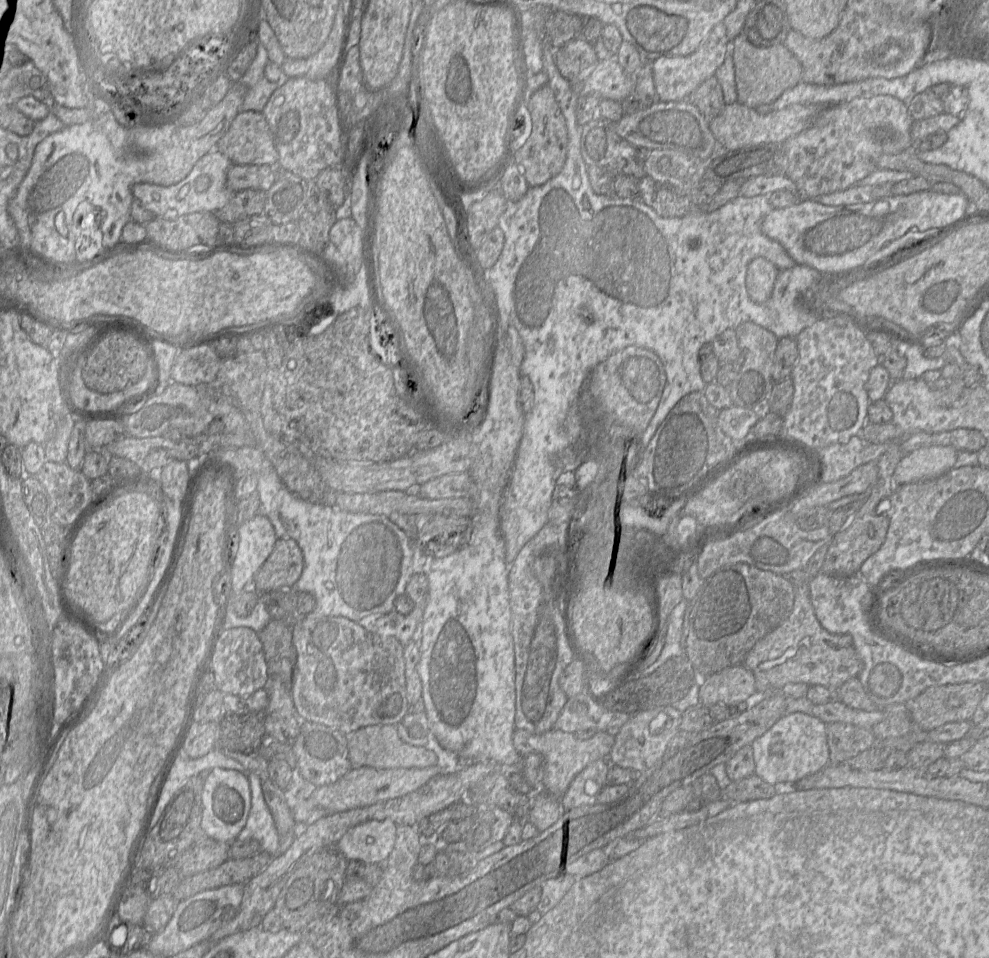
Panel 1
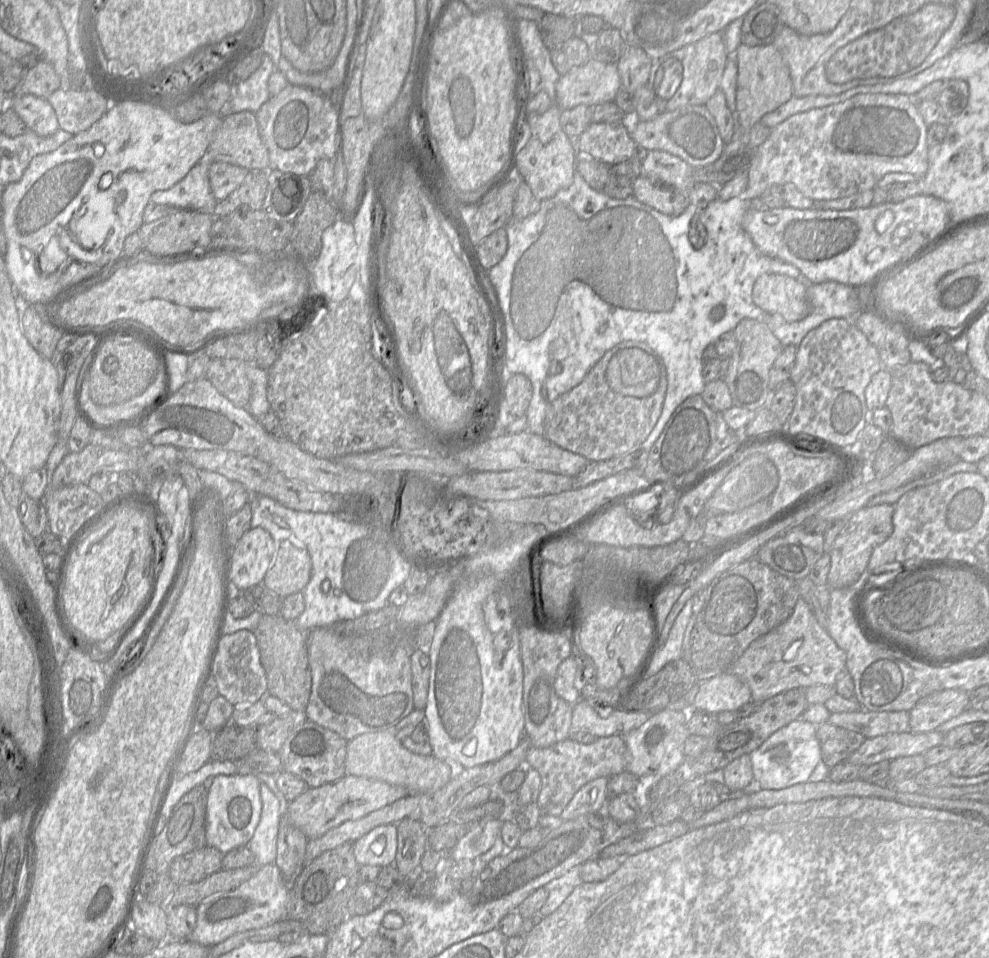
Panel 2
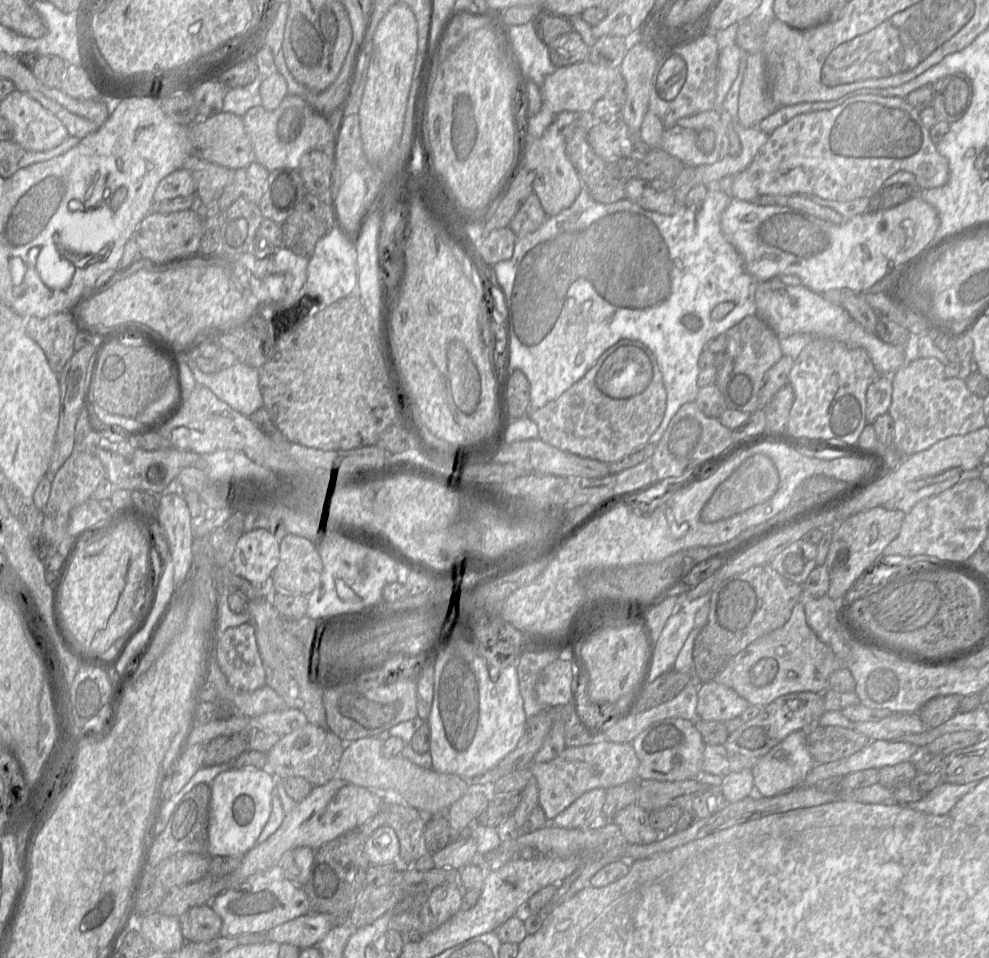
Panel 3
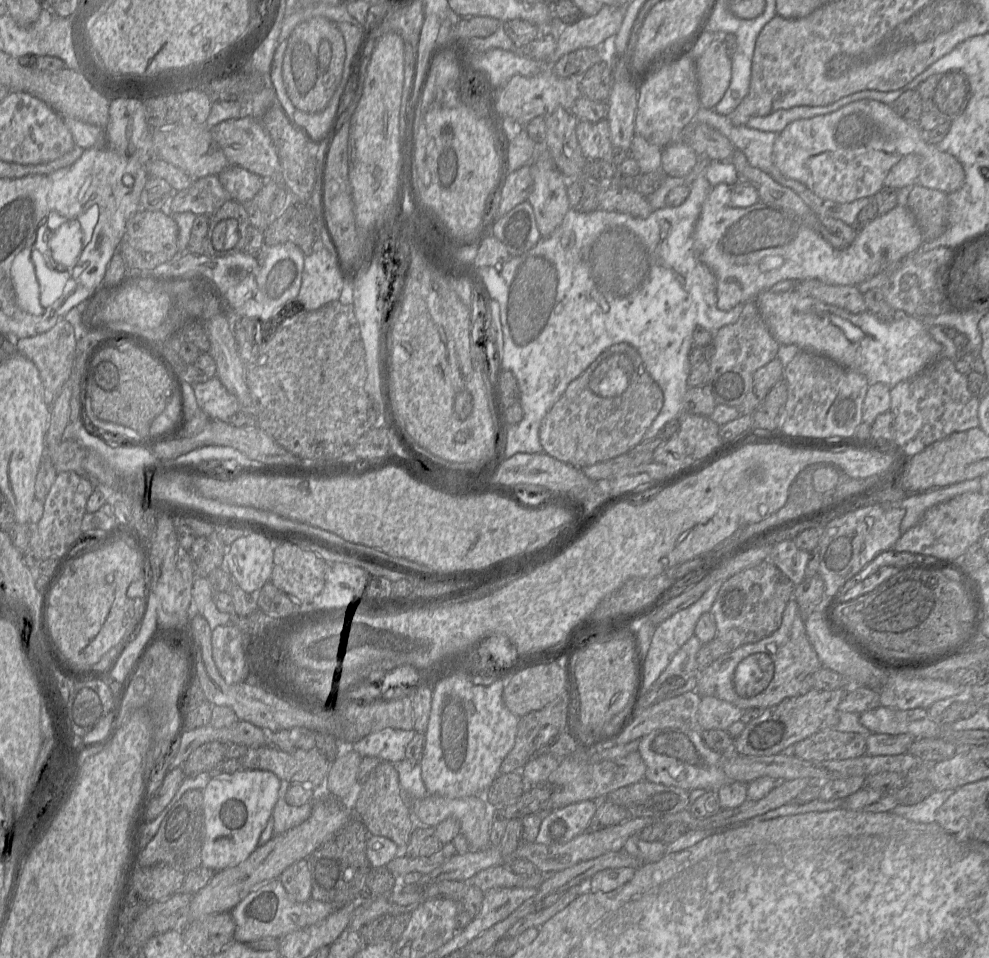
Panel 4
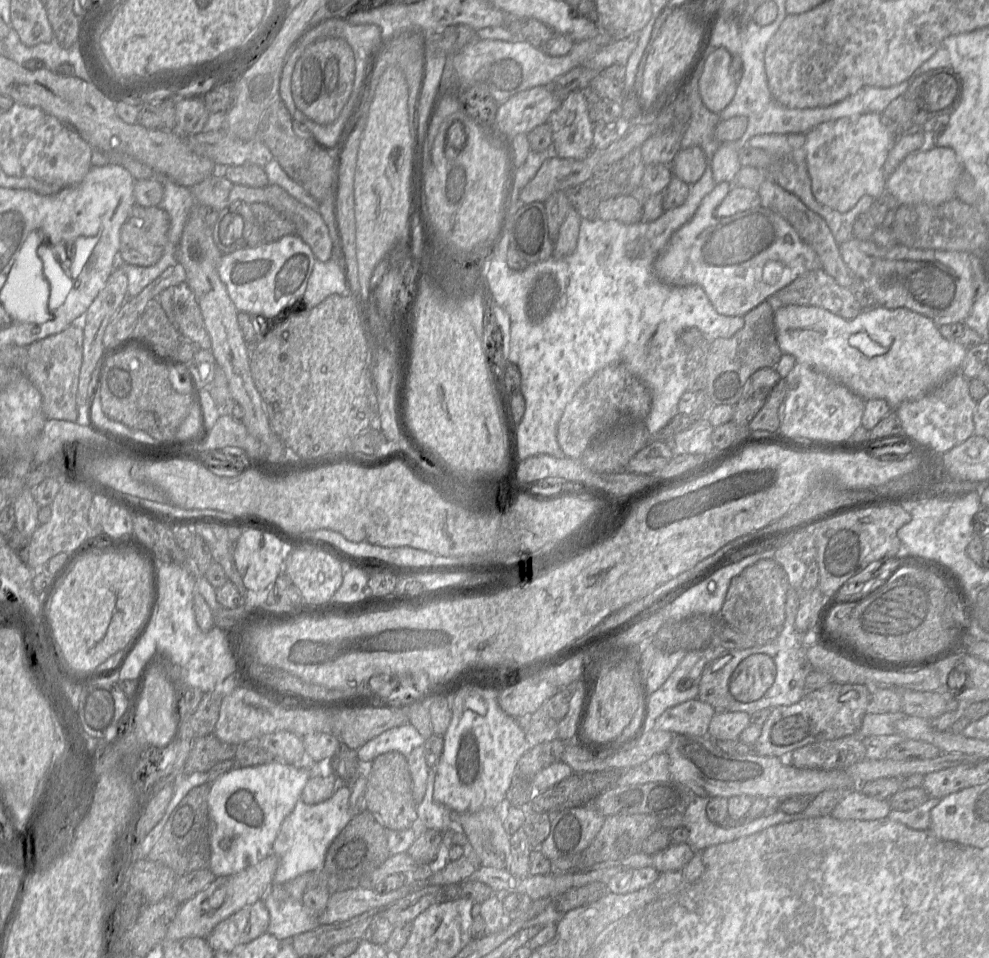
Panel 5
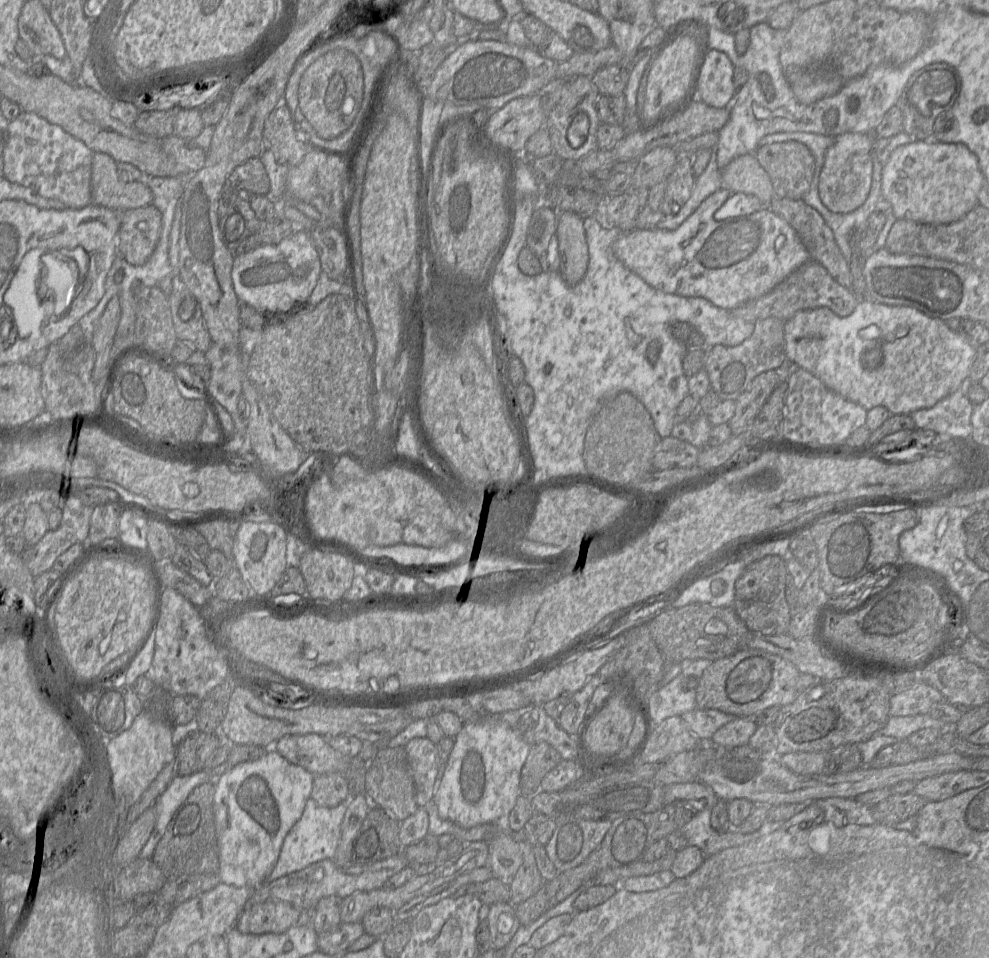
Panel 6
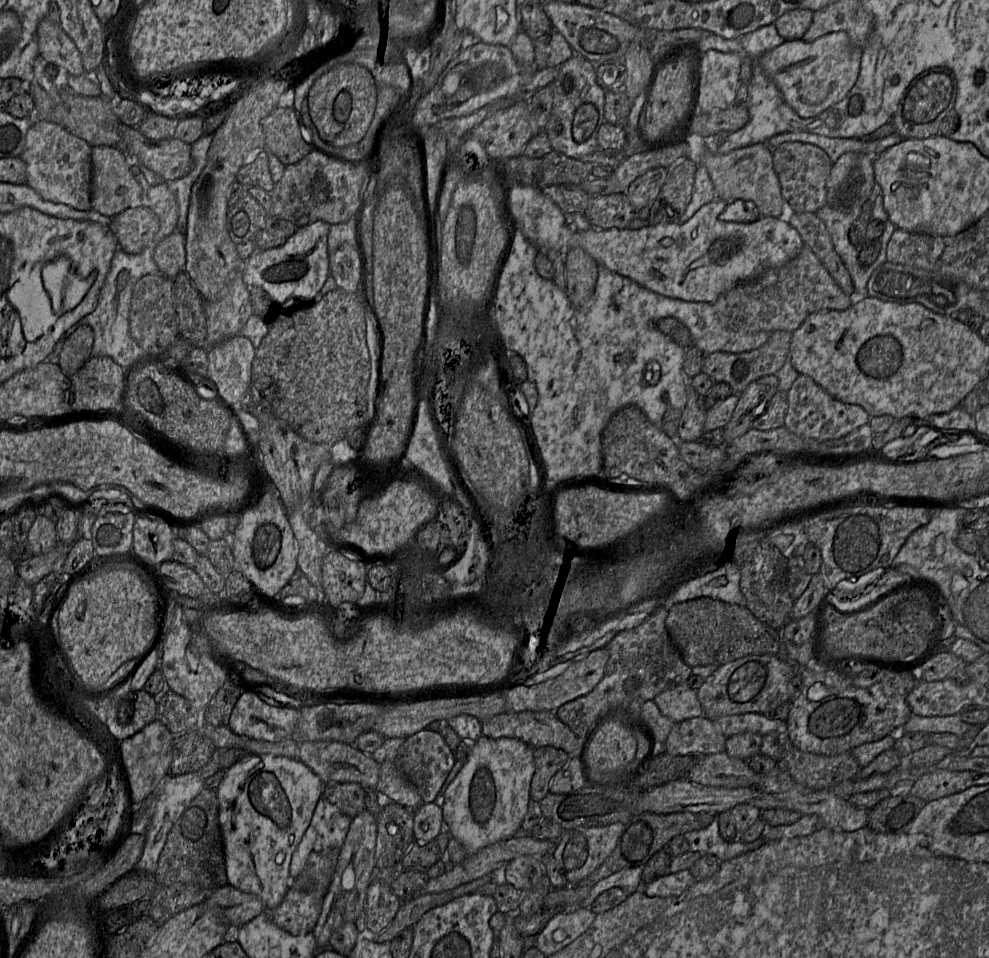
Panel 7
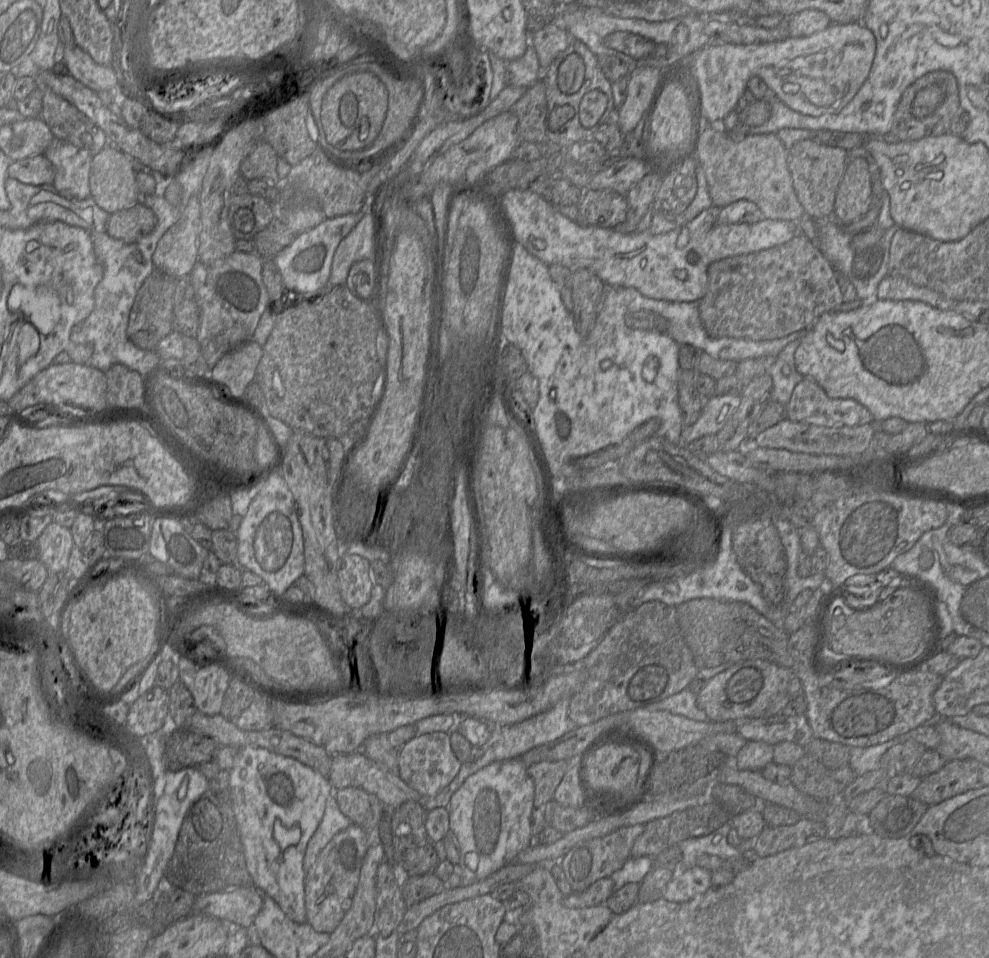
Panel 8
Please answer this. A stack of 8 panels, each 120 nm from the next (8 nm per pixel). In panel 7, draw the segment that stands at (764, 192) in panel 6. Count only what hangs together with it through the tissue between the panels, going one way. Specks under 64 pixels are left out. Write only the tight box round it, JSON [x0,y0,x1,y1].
[702,143,788,217]

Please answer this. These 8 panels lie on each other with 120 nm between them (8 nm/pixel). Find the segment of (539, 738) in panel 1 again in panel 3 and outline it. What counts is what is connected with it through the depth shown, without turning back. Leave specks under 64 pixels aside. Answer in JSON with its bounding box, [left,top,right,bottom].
[528,740,638,821]

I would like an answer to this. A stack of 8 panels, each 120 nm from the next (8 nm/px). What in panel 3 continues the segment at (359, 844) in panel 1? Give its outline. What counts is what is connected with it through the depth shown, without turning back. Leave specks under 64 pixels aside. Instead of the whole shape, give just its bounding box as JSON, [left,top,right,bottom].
[363,825,399,865]

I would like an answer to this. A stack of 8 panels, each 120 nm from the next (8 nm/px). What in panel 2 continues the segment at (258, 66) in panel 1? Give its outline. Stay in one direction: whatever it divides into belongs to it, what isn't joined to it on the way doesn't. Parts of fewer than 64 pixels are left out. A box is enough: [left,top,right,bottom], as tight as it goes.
[223,52,275,116]

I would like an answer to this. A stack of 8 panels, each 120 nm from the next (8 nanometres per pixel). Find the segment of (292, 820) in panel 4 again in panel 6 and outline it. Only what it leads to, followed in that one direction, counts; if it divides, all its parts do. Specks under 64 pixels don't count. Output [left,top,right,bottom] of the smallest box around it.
[266,794,352,882]

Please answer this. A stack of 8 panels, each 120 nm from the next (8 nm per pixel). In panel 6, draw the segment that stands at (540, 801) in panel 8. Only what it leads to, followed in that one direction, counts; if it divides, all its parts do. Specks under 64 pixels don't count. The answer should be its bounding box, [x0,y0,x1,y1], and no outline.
[520,742,561,799]

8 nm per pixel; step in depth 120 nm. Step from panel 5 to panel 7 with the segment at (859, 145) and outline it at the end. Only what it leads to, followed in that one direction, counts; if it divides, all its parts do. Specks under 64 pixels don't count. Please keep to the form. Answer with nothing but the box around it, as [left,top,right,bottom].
[826,152,875,207]

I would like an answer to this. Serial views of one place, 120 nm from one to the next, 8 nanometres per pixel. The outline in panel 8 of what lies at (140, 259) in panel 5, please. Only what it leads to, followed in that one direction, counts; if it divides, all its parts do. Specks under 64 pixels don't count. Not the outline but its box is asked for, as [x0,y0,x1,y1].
[106,202,156,243]

